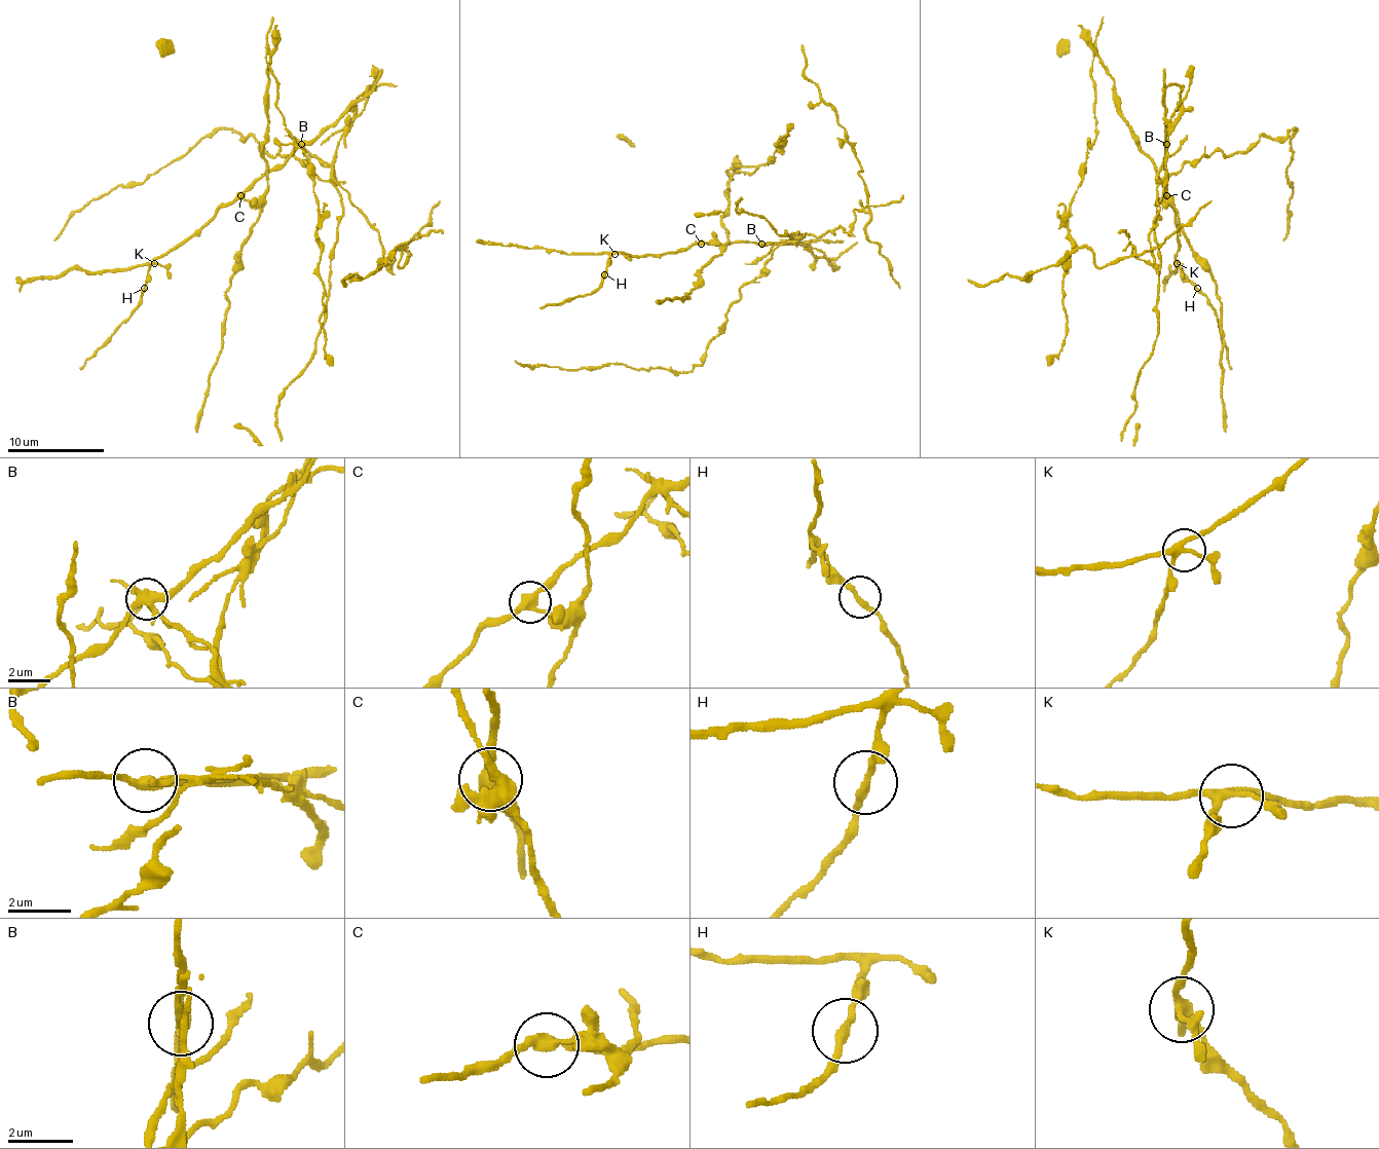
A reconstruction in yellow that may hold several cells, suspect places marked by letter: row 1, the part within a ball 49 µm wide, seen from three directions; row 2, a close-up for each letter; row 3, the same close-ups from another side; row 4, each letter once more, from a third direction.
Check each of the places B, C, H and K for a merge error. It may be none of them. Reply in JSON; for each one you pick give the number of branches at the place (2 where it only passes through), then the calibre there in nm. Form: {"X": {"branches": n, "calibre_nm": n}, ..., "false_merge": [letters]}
{"B": {"branches": 3, "calibre_nm": 340}, "C": {"branches": 3, "calibre_nm": 320}, "false_merge": ["B", "C"]}

